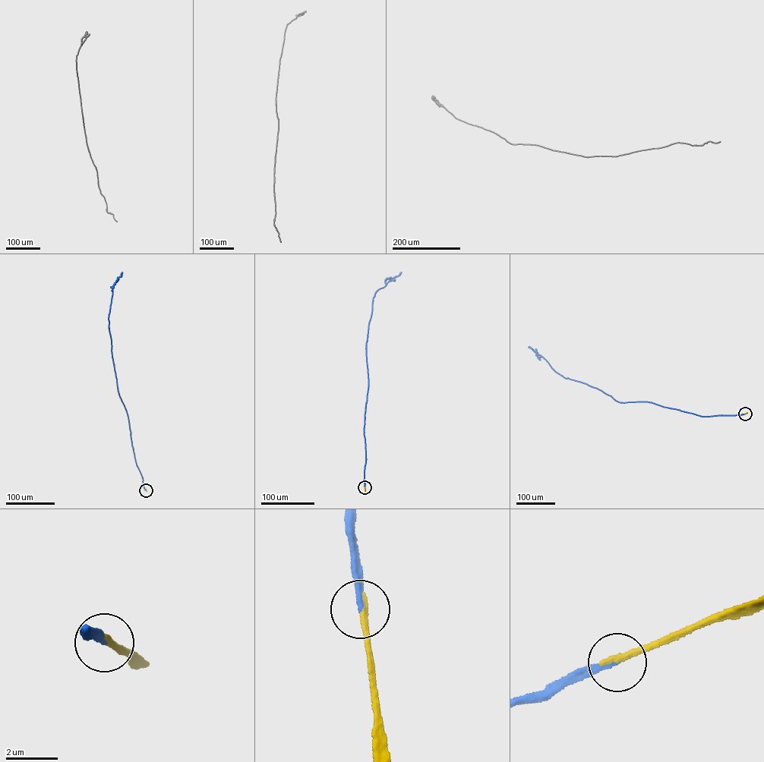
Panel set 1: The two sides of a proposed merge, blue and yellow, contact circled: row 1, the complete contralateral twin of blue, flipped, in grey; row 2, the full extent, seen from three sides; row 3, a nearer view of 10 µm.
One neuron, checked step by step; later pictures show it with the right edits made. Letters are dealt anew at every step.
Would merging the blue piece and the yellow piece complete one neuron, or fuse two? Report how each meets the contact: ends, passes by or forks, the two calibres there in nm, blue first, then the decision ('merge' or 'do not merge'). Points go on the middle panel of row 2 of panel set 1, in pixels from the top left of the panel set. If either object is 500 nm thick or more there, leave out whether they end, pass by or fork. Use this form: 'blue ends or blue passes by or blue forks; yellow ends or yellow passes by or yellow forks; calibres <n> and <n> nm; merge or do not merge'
blue ends; yellow ends; calibres 220 and 280 nm; merge

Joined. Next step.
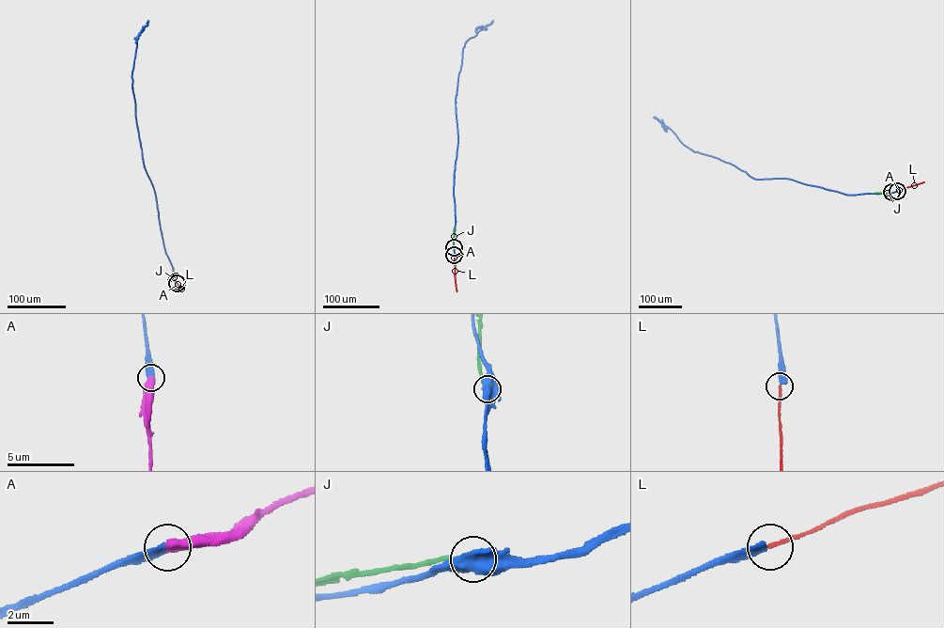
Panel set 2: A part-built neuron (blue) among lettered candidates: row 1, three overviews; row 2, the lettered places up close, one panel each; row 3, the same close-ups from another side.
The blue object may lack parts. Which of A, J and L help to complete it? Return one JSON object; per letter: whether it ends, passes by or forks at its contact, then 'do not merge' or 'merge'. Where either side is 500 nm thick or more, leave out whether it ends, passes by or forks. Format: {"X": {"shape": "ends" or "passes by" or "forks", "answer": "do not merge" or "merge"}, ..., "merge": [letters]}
{"A": {"shape": "ends", "answer": "merge"}, "J": {"answer": "do not merge"}, "L": {"shape": "ends", "answer": "do not merge"}, "merge": ["A"]}

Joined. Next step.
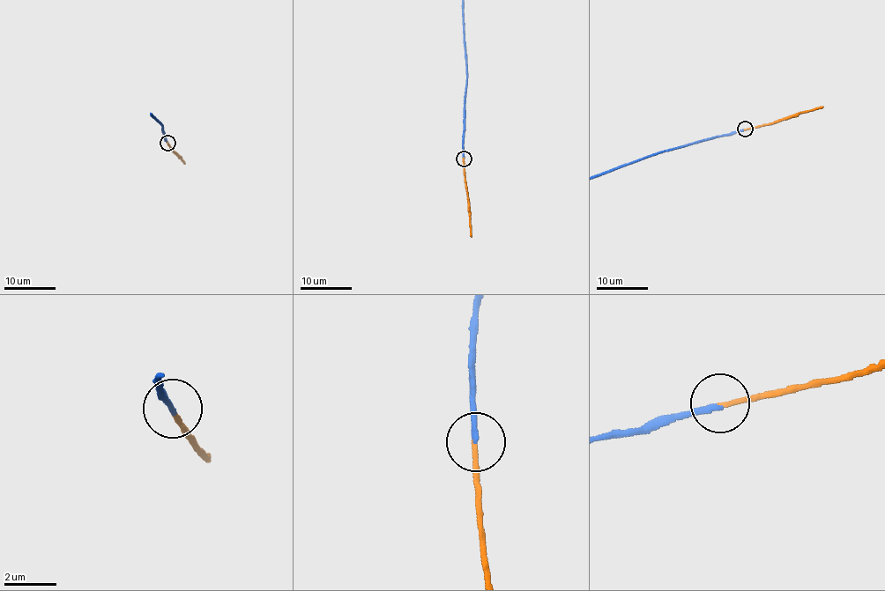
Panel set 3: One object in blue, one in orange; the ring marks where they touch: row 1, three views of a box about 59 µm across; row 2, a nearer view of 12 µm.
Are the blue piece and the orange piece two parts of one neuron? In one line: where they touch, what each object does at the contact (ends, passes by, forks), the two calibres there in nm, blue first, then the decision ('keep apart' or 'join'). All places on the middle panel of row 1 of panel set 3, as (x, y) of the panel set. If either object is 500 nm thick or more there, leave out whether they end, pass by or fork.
at (464, 158); blue ends there; orange ends there; 220 nm thick on the blue side, 180 nm on the other; join

